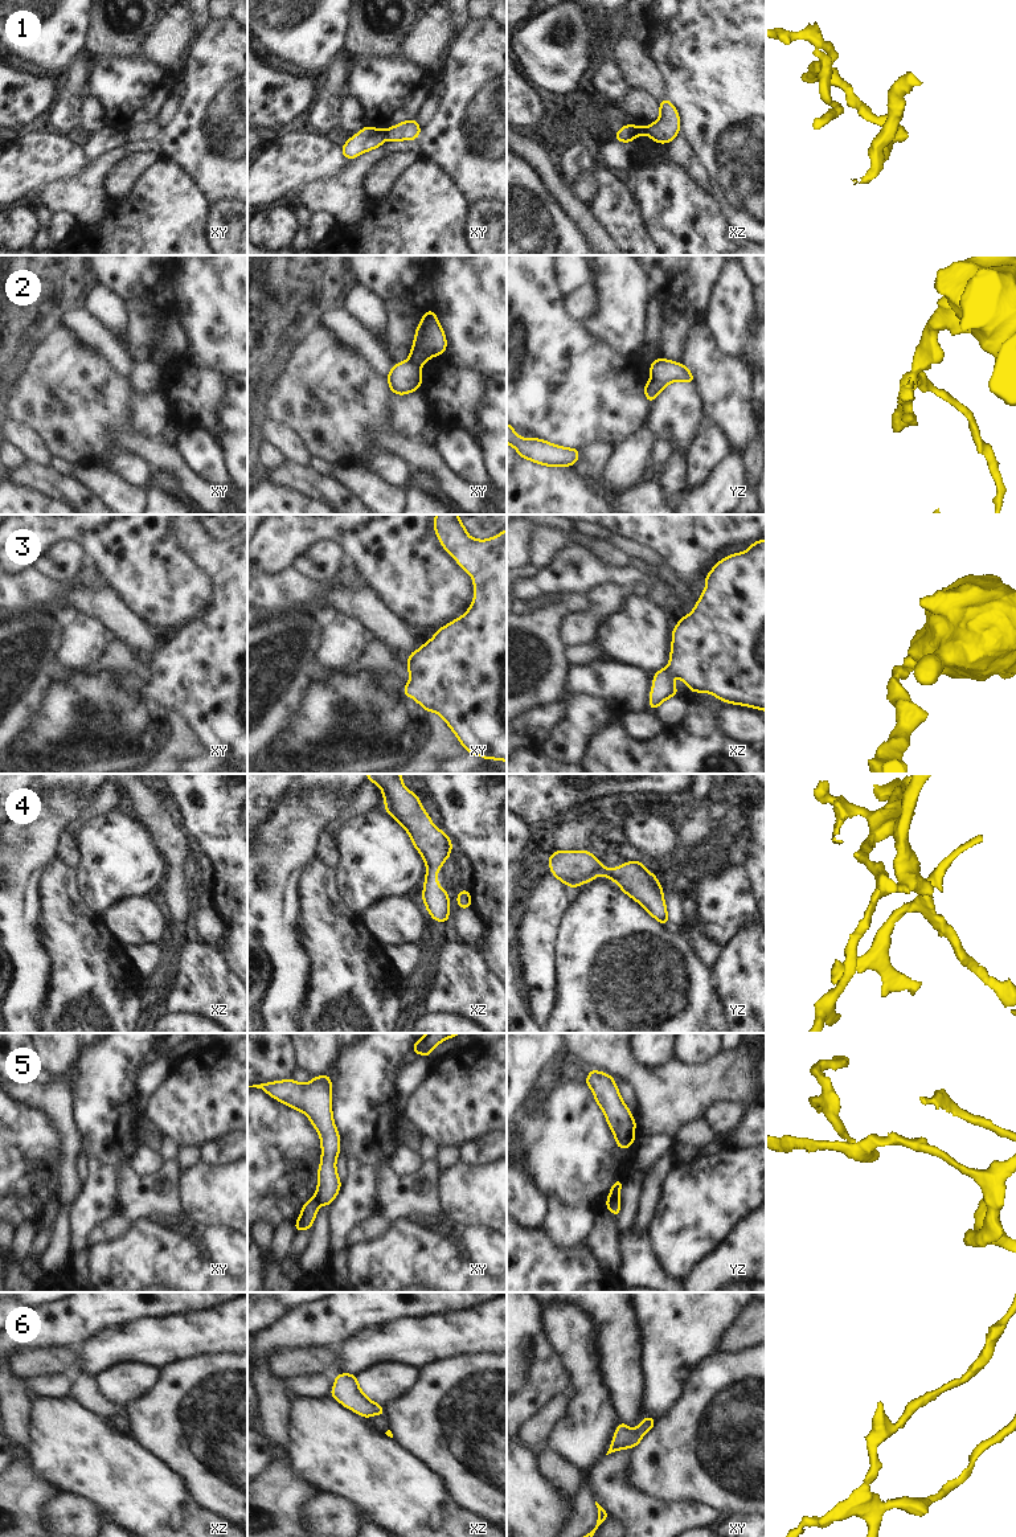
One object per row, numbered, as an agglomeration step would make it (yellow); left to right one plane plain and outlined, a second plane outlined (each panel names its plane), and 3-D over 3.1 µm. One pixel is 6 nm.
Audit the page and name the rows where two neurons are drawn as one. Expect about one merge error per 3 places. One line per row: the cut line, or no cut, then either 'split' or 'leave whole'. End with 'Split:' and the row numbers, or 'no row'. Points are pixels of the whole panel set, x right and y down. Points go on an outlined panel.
1: cut in xy along (384, 131), (386, 136); split
2: cut in xy along (408, 360), (420, 367); split
3: no cut; leave whole
4: no cut; leave whole
5: cut in yz along (618, 1197), (606, 1206); split
6: no cut; leave whole
Split: 1, 2, 5

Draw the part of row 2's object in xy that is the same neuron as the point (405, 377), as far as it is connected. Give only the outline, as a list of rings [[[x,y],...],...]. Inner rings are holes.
[[[409,360],[402,361],[392,366],[388,374],[389,389],[394,394],[407,394],[415,392],[421,385],[421,366],[410,362]]]

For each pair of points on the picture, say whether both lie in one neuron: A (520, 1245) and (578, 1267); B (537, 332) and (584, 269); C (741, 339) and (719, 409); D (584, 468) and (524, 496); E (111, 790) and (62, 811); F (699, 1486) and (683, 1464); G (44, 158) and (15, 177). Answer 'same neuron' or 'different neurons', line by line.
A: same neuron
B: different neurons
C: different neurons
D: different neurons
E: different neurons
F: same neuron
G: same neuron

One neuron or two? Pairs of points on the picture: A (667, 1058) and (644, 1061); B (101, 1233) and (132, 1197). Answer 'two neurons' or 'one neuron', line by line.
A: one neuron
B: two neurons

